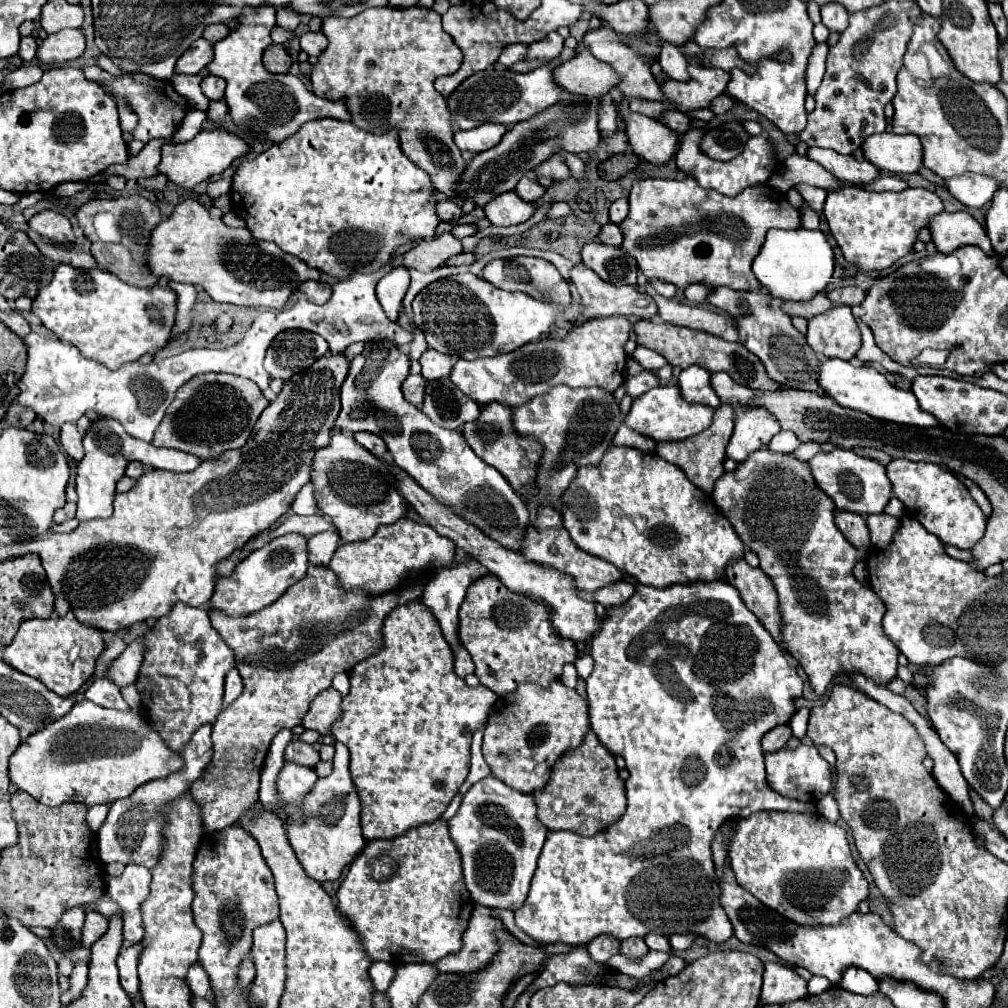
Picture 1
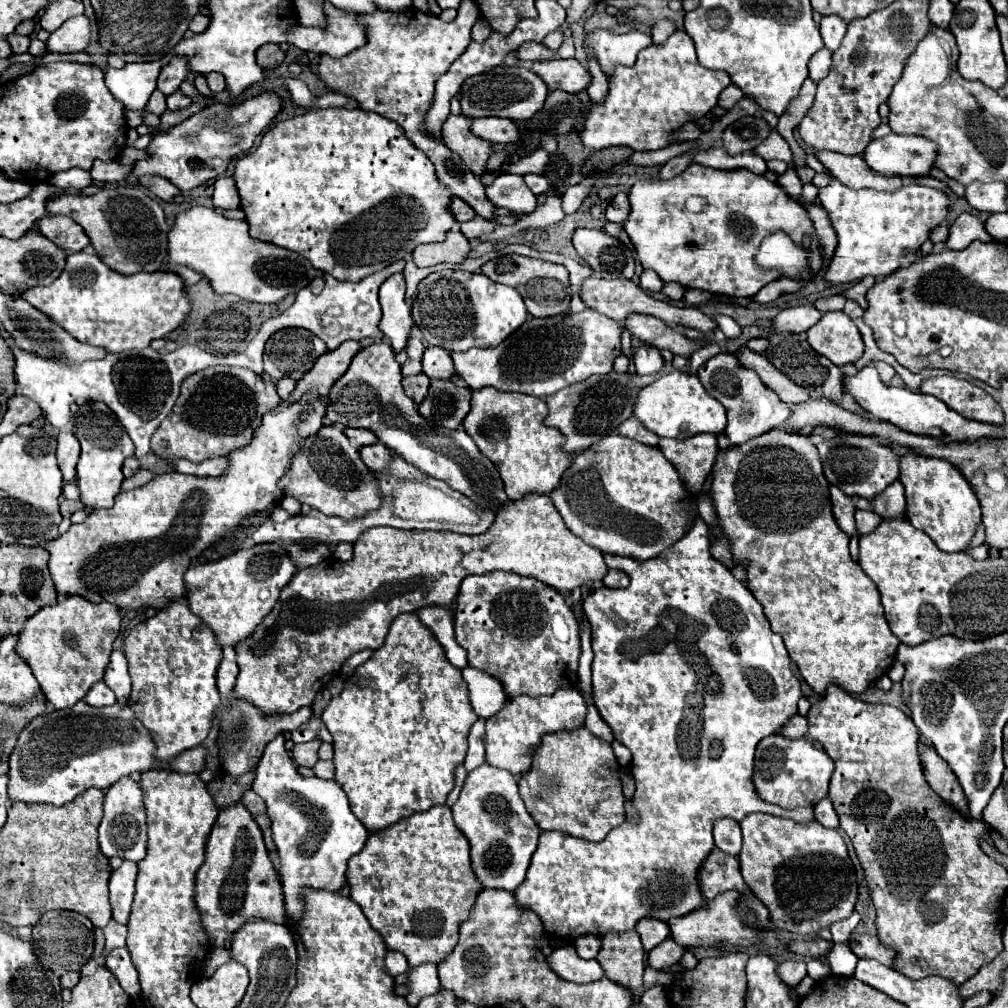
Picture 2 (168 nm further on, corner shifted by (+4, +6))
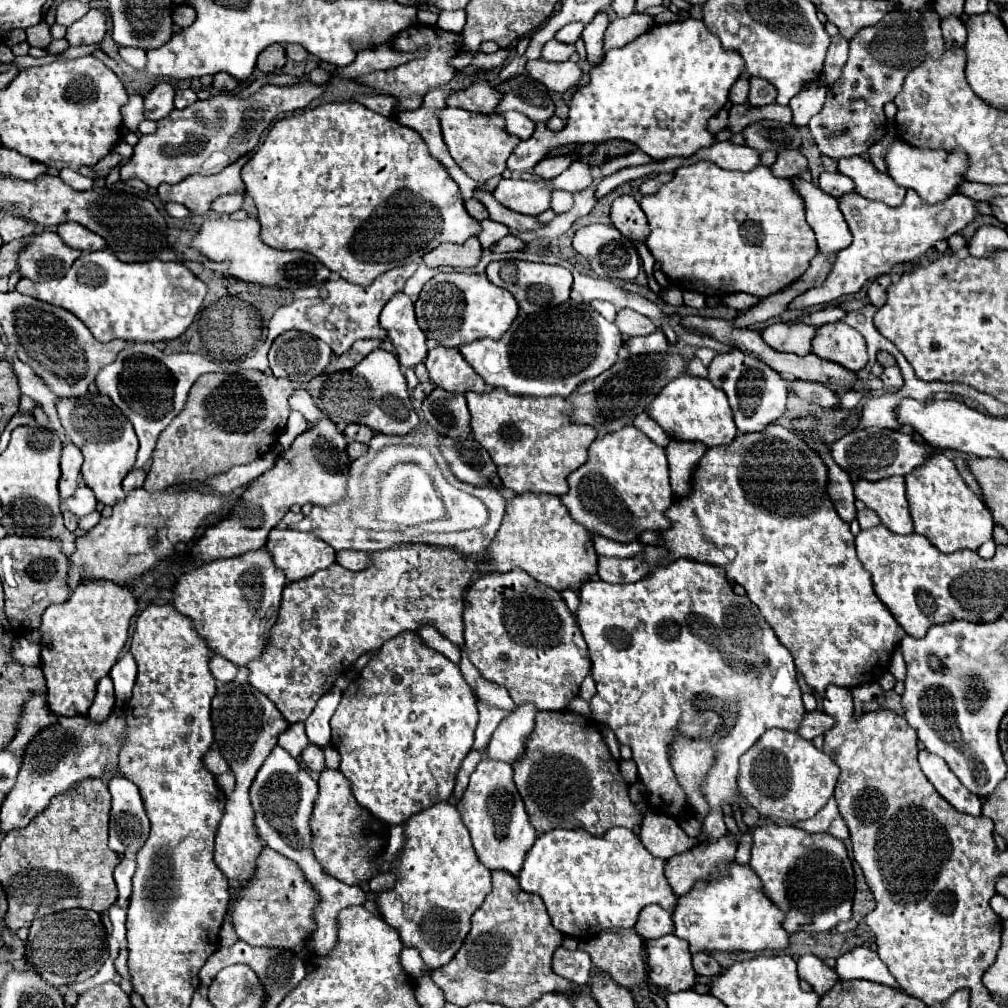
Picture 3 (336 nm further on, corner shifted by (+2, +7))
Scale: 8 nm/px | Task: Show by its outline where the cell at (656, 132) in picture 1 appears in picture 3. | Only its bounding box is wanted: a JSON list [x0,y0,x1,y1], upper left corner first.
[708,108,730,134]

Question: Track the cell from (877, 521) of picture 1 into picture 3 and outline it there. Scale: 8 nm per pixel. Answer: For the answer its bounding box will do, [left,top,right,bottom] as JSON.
[858,510,880,530]

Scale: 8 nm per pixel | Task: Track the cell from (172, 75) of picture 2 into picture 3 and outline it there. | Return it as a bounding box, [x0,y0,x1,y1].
[144,82,174,120]

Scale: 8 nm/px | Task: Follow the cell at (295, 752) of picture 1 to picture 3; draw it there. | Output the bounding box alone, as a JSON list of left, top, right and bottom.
[302,744,324,772]

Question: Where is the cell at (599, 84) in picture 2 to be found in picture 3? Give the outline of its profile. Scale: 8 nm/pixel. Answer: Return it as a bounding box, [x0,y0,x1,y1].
[582,12,610,64]

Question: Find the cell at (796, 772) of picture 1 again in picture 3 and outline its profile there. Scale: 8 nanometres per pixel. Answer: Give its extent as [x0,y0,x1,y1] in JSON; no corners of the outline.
[738,730,840,824]

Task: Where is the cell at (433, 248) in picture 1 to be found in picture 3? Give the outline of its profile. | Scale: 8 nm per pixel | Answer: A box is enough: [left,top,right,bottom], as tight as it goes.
[424,238,482,268]

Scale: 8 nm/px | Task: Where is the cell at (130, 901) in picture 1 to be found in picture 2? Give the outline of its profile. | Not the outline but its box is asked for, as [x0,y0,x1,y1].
[110,861,138,925]

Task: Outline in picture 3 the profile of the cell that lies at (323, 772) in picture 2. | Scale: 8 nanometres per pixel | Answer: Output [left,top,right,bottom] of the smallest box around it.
[312,770,390,886]

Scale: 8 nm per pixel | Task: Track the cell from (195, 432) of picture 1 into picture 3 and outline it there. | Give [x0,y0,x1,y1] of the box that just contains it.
[144,370,294,492]

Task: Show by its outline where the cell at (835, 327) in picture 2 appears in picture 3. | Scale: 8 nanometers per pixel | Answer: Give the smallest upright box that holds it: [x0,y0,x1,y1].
[812,322,868,372]

